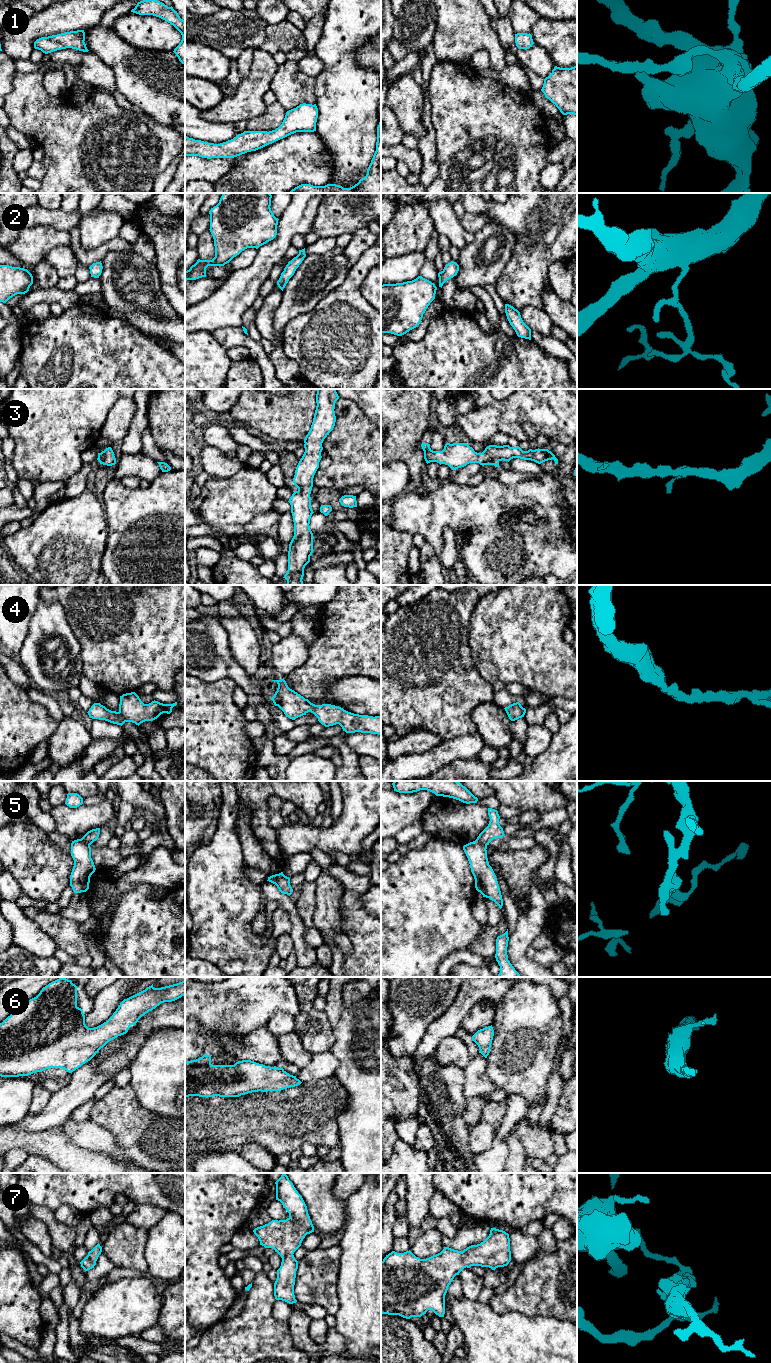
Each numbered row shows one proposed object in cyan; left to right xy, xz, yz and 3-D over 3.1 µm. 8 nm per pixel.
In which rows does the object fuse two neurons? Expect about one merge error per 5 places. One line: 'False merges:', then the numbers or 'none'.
False merges: 5

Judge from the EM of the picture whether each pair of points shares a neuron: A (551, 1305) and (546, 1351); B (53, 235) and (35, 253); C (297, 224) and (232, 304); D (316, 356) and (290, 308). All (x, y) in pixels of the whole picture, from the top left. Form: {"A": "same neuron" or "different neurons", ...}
{"A": "different neurons", "B": "same neuron", "C": "same neuron", "D": "different neurons"}

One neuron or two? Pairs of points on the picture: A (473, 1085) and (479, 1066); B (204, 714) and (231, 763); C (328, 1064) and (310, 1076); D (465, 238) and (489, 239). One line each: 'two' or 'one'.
A: one
B: one
C: one
D: two

